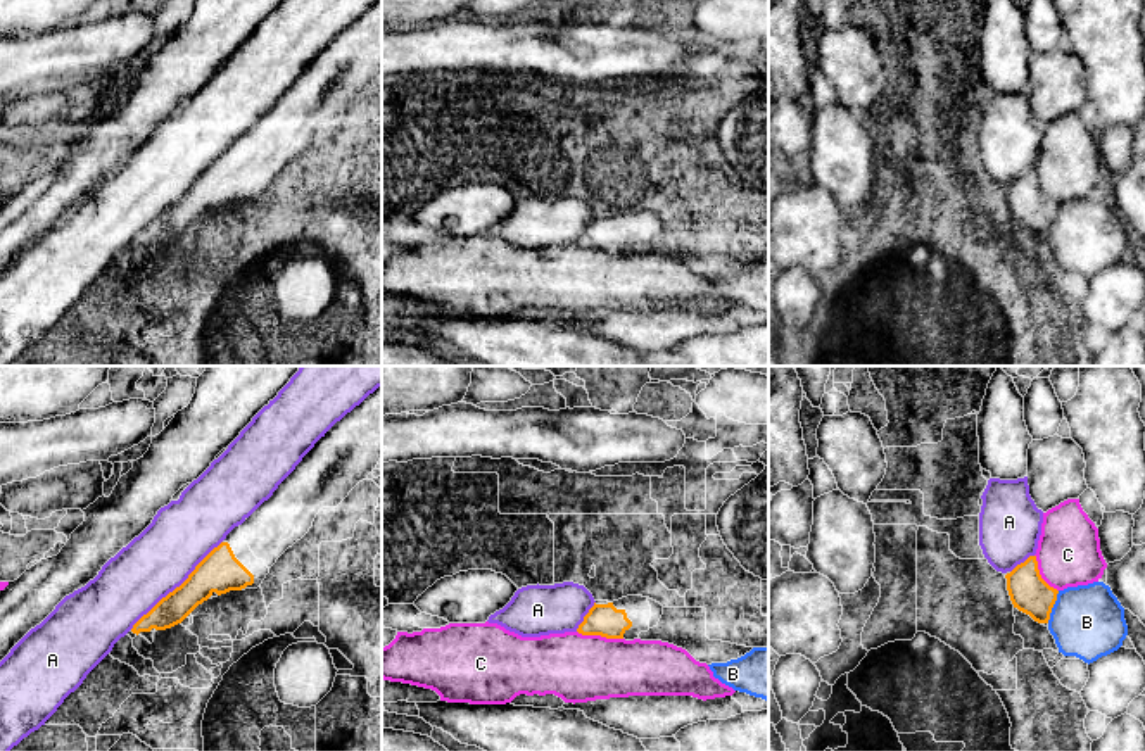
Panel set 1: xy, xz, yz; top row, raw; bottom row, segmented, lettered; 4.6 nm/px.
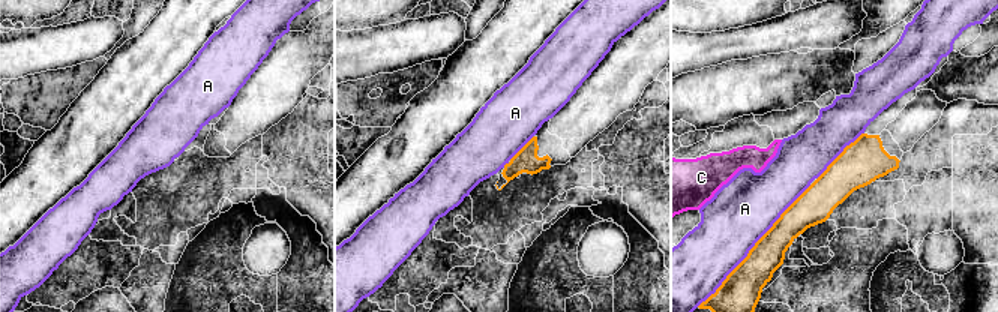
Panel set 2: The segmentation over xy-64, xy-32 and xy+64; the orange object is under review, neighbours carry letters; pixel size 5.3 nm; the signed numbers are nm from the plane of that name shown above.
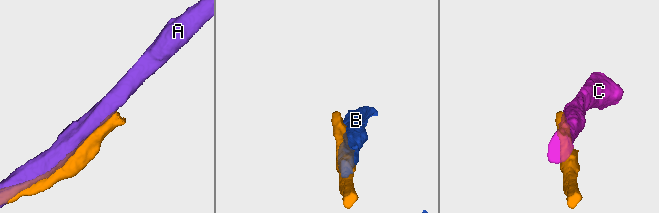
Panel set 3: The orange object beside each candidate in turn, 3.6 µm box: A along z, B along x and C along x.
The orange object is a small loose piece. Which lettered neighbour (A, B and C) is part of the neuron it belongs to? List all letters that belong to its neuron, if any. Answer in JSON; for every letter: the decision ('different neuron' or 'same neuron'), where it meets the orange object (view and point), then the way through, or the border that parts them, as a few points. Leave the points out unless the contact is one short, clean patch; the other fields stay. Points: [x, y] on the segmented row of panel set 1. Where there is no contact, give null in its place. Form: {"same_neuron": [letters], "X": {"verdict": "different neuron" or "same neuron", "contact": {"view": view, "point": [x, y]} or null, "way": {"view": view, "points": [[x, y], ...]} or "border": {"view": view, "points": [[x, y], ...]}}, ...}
{"same_neuron": ["A"], "A": {"verdict": "same neuron", "contact": {"view": "xy", "point": [177, 587]}}, "B": {"verdict": "different neuron", "contact": {"view": "yz", "point": [1052, 606]}}, "C": {"verdict": "different neuron", "contact": {"view": "xz", "point": [600, 634]}, "border": {"view": "xz", "points": [[577, 631], [588, 636], [622, 639]]}}}

